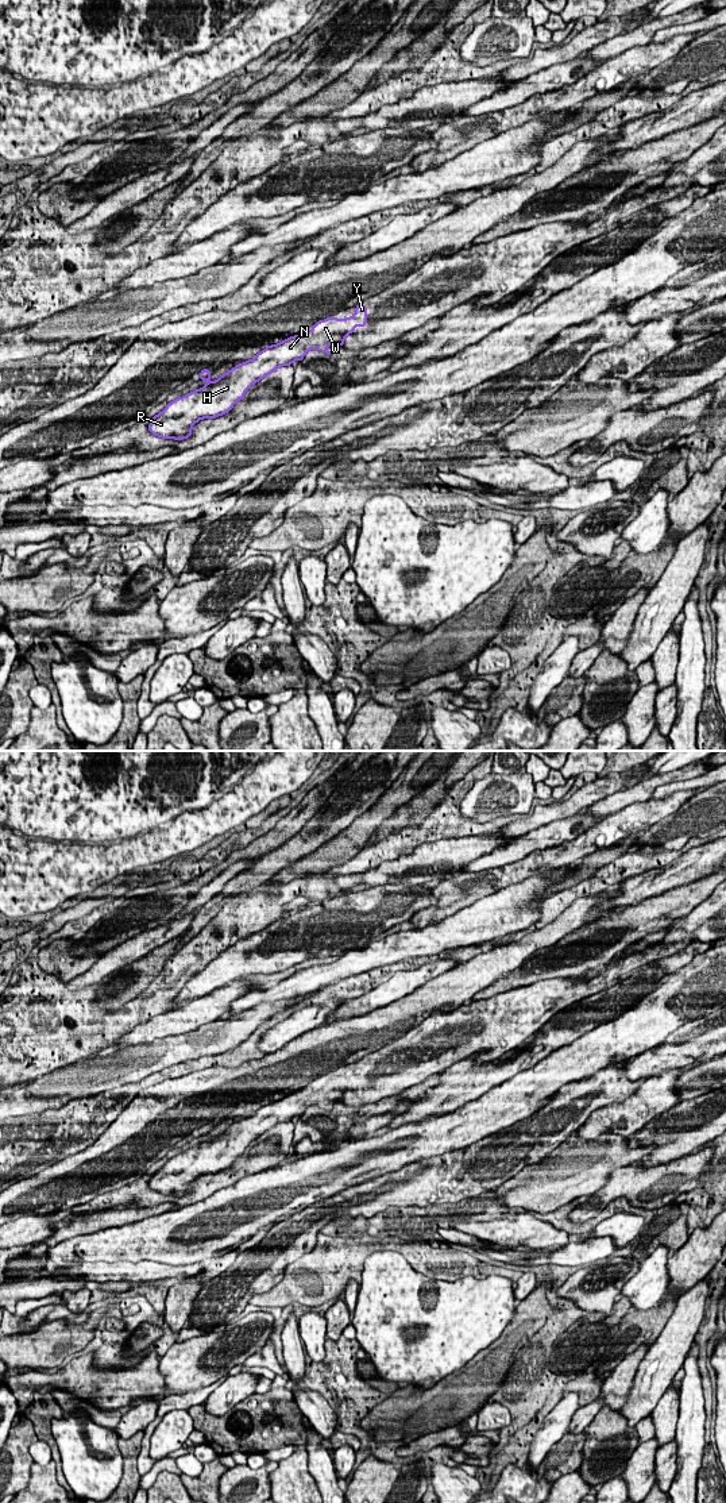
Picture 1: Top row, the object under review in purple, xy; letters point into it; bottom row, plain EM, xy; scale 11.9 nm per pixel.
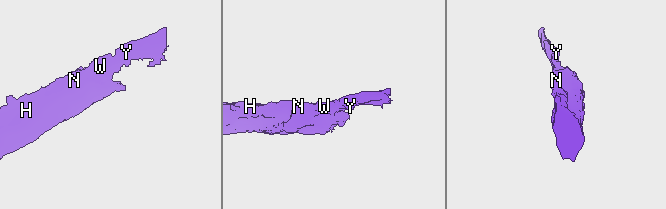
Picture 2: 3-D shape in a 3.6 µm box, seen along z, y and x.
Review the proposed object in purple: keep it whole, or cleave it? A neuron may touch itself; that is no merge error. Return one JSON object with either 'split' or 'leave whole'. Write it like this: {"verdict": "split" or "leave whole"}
{"verdict": "leave whole"}

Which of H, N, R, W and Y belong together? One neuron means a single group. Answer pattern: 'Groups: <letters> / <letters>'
Groups: H N R W Y

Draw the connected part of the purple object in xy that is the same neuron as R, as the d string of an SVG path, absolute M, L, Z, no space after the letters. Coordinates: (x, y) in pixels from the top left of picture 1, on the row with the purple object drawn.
M354 307L356 312L347 319L325 317L314 323L305 336L294 335L278 344L267 346L252 359L236 365L216 381L211 382L212 373L208 369L200 371L200 379L208 384L186 396L178 397L152 417L148 431L162 439L177 442L192 436L192 427L202 419L216 419L228 413L232 406L244 400L244 393L266 375L281 366L290 366L294 361L302 361L309 350L317 348L331 355L328 346L343 346L348 334L355 327L363 328L367 320L367 307Z

